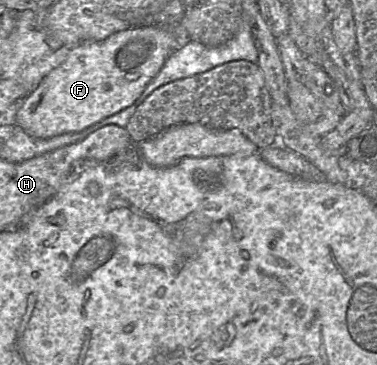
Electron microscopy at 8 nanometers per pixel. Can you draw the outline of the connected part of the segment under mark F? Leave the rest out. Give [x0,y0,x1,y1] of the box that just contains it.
[16,26,178,138]

